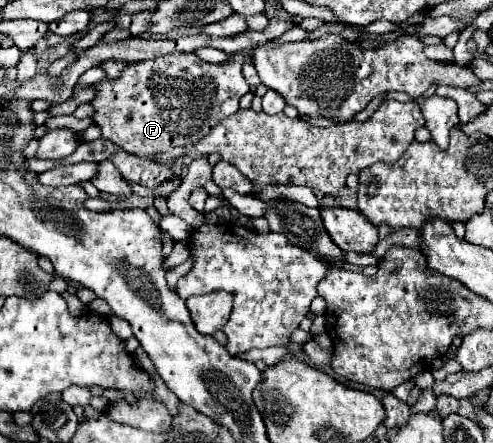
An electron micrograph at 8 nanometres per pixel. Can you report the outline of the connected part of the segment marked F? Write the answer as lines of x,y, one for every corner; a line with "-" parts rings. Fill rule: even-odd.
172,53
152,61
130,63
118,79
104,79
96,85
96,99
92,101
96,113
92,119
102,127
104,139
110,139
126,153
146,159
152,159
156,151
166,151
170,147
196,145
204,135
208,135
208,131
212,131
212,127
216,127
216,123
220,123
228,115
234,115
240,109
240,97
250,91
242,75
242,63
244,55
232,55
230,63
212,65
200,61
194,53

